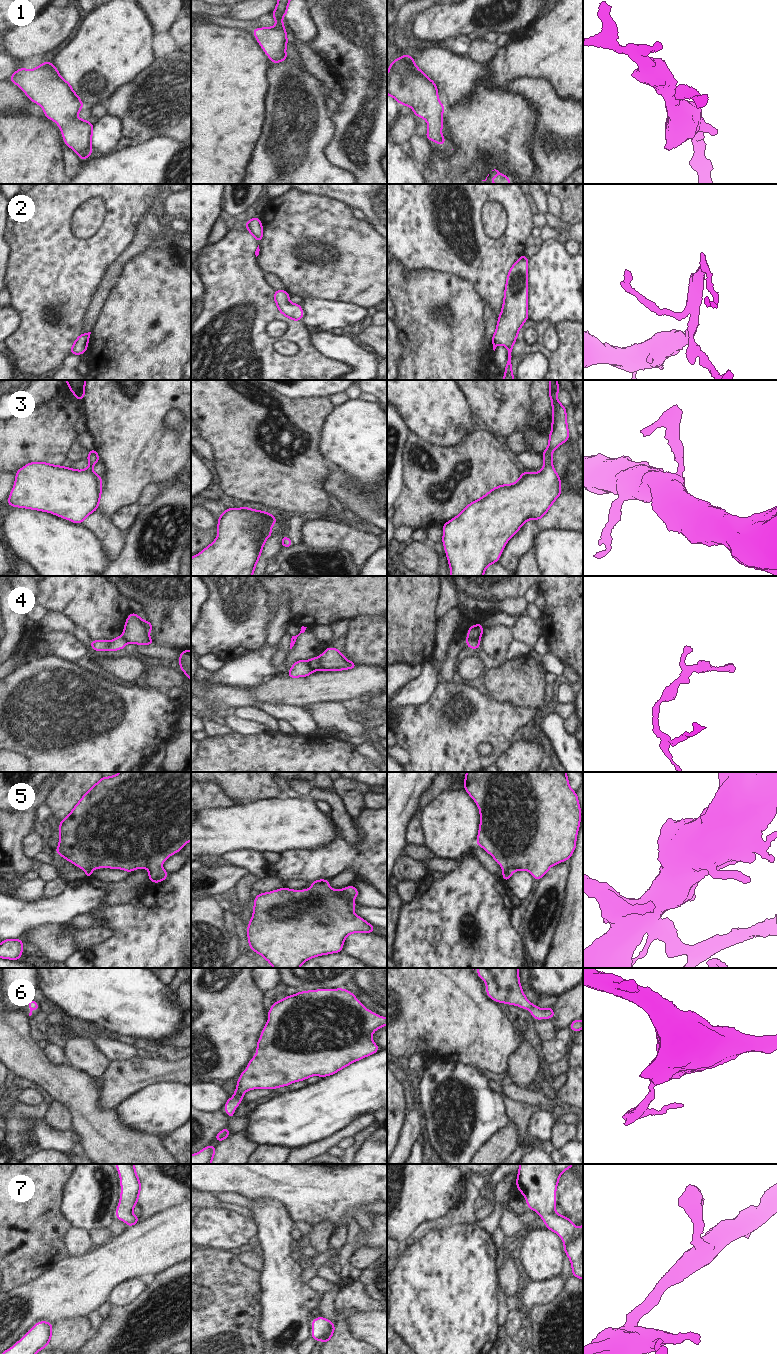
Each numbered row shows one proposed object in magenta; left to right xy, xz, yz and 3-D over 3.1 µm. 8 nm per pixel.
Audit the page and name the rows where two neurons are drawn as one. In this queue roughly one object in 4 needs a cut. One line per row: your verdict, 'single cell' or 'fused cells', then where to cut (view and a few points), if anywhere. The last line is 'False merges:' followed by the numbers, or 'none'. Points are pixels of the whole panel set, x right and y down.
1: single cell; cut none
2: single cell; cut none
3: single cell; cut none
4: fused cells; cut xz (321, 656), (320, 668)
5: single cell; cut none
6: single cell; cut none
7: single cell; cut none
False merges: 4

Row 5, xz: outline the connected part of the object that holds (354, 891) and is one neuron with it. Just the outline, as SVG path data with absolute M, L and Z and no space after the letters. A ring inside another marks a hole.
M329 879L325 880L316 880L311 882L312 886L307 890L290 890L286 887L271 891L268 893L261 893L255 896L254 900L254 909L251 921L248 923L247 934L248 934L248 942L250 948L263 956L274 968L299 968L305 961L317 957L319 955L328 955L330 953L339 953L342 952L342 947L345 941L345 937L351 933L374 933L373 930L375 927L369 923L367 923L363 918L357 916L353 912L353 908L359 904L353 901L354 897L359 896L359 891L352 886L348 886L341 890L335 890L329 887Z

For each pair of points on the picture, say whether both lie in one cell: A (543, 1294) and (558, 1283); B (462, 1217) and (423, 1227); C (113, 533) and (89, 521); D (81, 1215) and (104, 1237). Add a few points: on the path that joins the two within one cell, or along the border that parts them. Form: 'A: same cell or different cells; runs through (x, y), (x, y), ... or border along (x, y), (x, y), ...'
A: same cell; runs through (547, 1290), (554, 1285)
B: same cell; runs through (452, 1219), (433, 1224)
C: same cell; runs through (107, 529), (101, 523), (95, 521)
D: different cells; border along (108, 1227), (94, 1229), (91, 1232)

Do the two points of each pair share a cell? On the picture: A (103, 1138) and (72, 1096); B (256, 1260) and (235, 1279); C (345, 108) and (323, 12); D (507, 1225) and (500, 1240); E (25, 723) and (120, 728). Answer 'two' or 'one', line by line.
A: one
B: two
C: one
D: two
E: one

